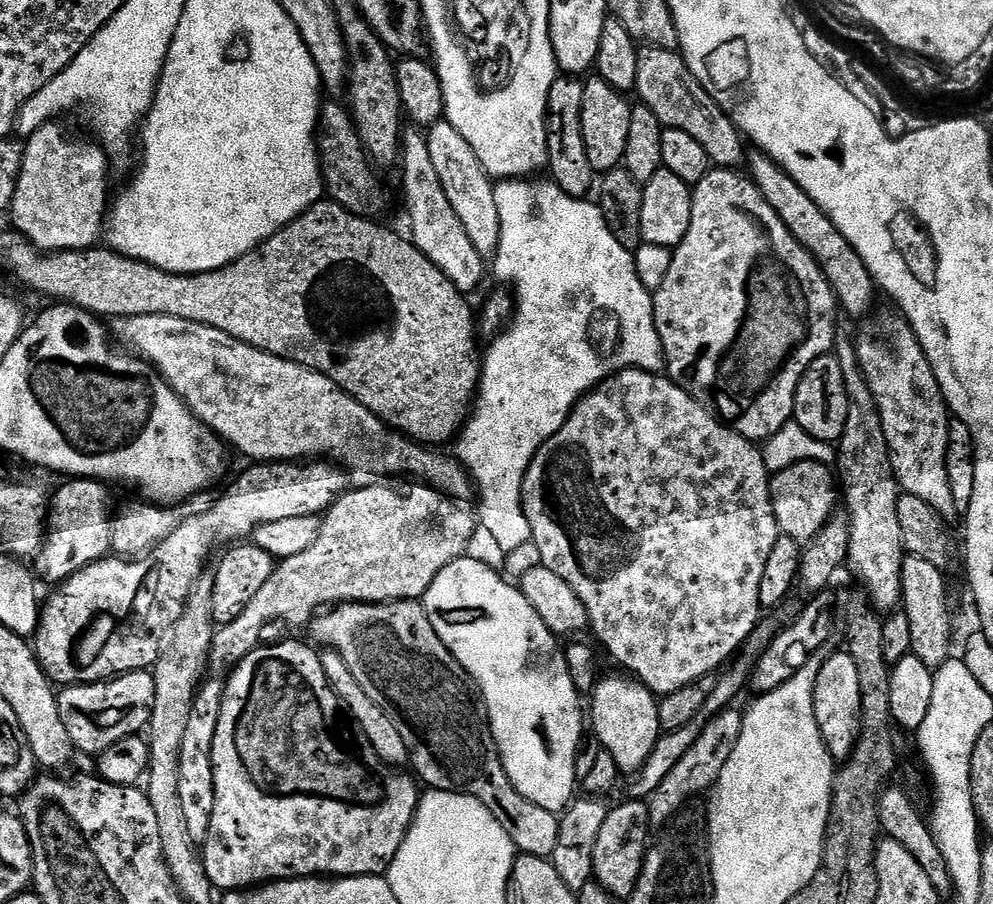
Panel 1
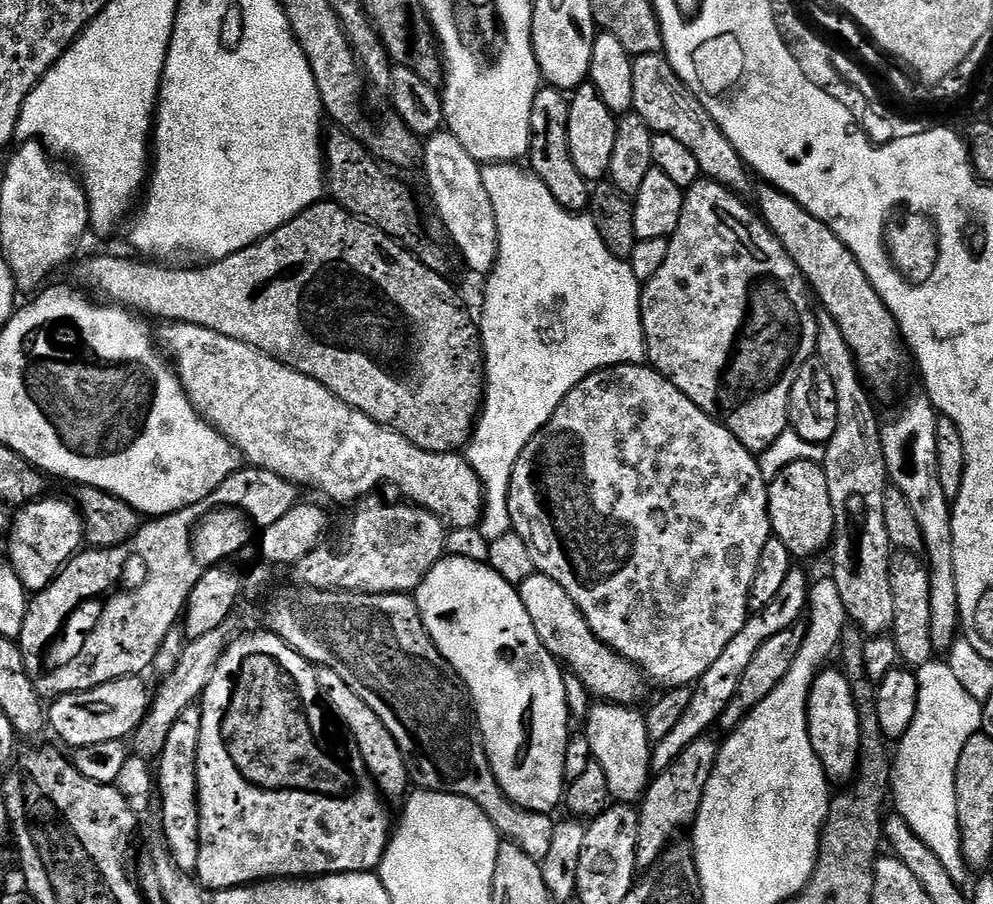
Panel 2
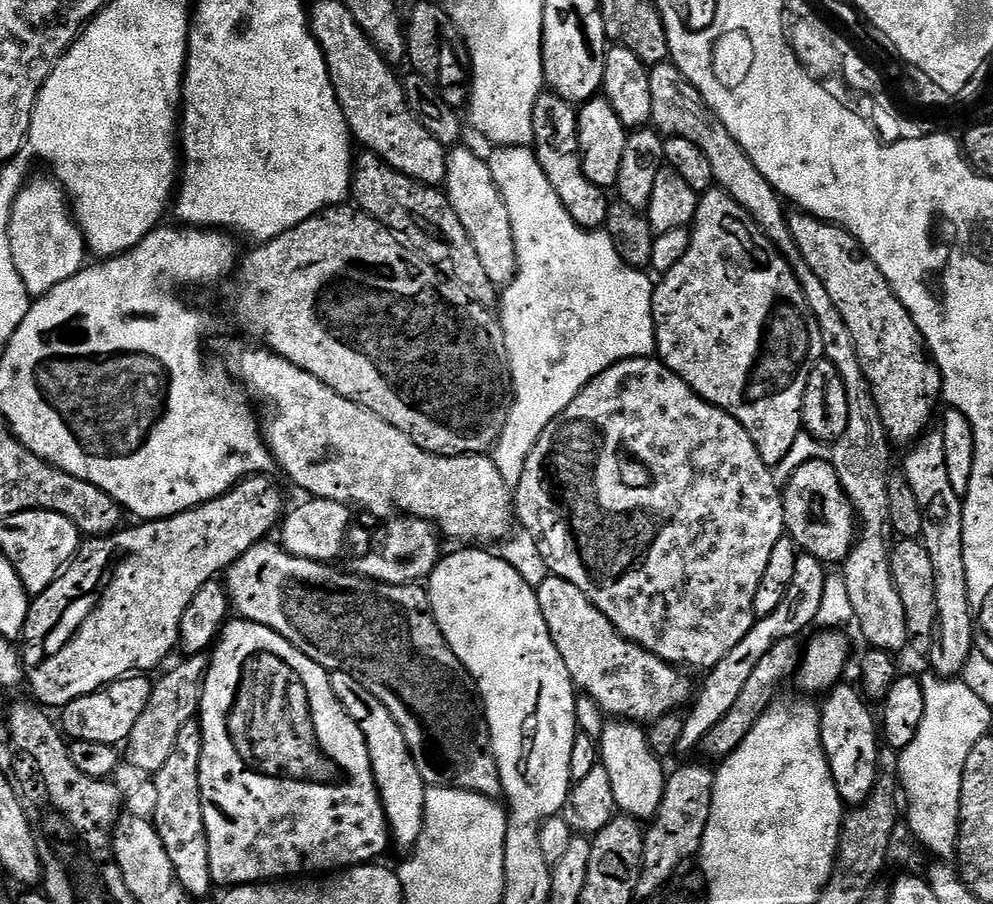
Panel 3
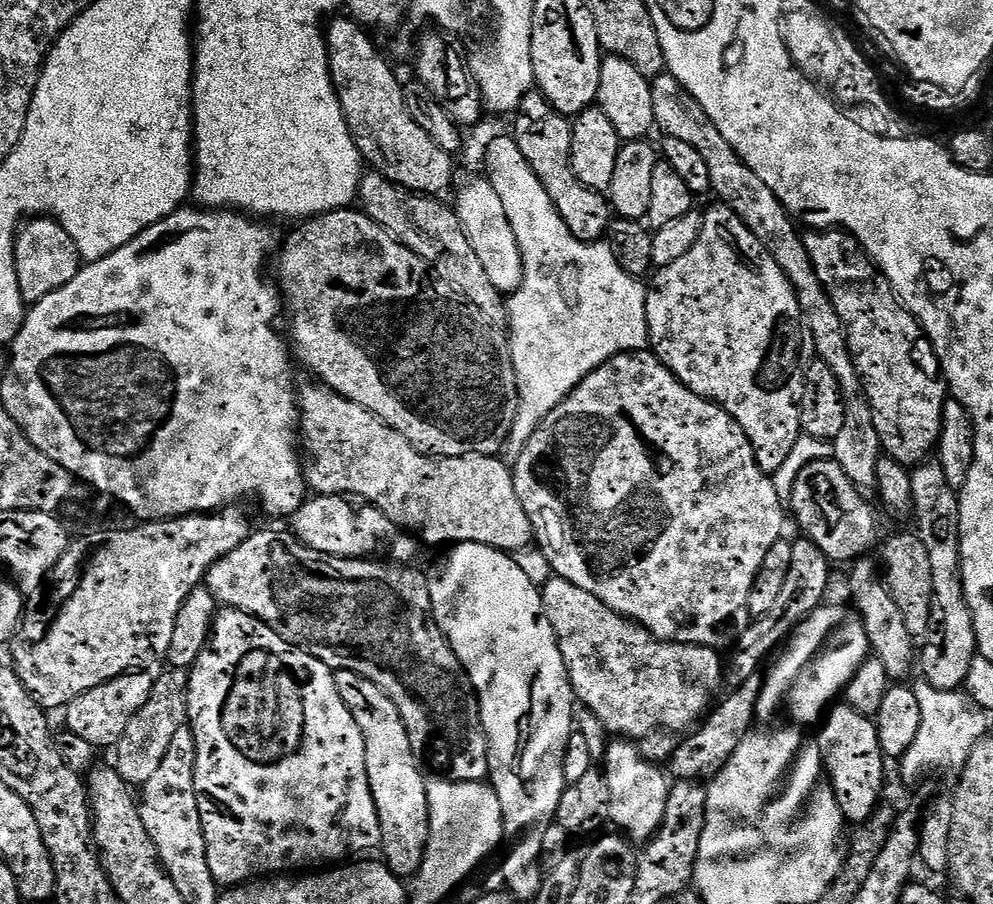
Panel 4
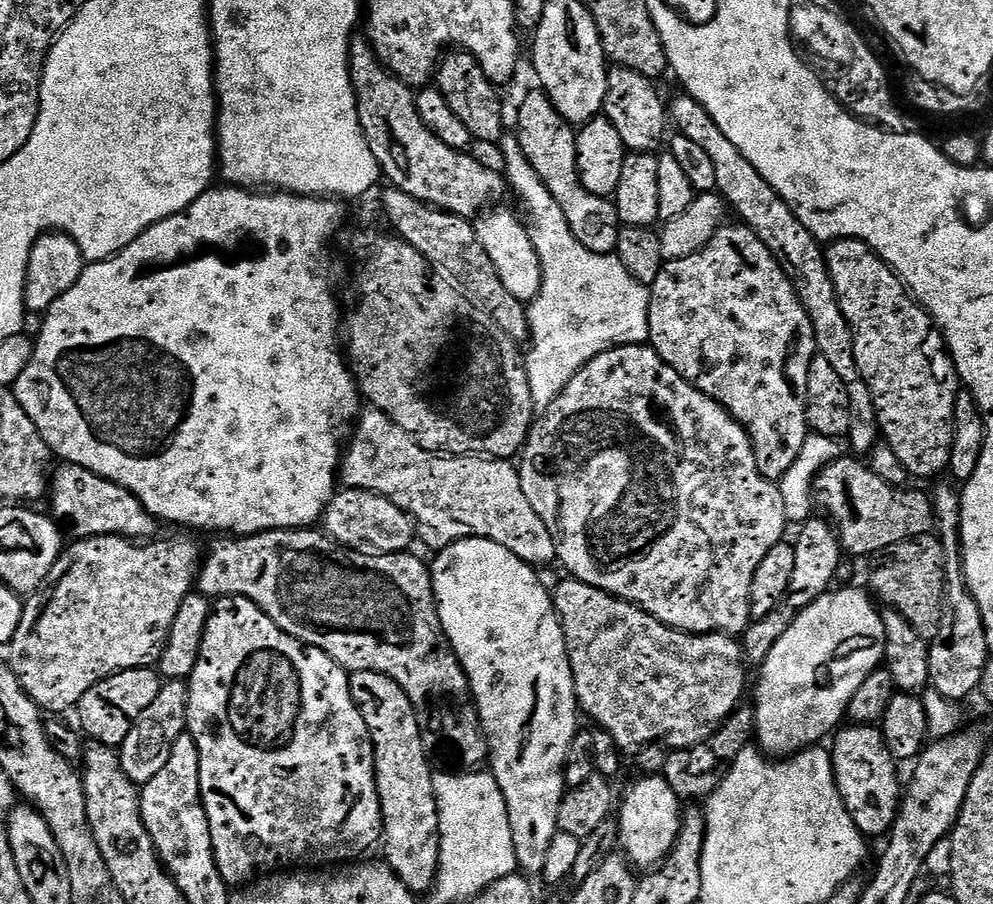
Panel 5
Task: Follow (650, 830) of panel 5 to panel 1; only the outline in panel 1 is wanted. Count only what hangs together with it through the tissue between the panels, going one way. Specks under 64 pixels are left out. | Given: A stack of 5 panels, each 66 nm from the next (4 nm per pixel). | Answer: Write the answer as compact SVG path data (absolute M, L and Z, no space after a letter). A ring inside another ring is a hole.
M612 676L604 681L601 679L591 691L590 728L591 731L592 728L594 730L592 732L599 741L599 747L613 756L619 771L624 774L635 774L650 758L650 750L654 750L654 746L661 738L658 718L660 706L651 690L635 679L620 676Z

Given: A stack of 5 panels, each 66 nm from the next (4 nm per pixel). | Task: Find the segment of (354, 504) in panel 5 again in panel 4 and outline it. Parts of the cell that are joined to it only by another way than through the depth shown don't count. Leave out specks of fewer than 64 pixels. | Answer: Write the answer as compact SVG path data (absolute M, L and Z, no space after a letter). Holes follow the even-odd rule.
M313 495L311 498L305 499L304 504L291 517L290 528L296 539L301 540L306 546L310 546L314 550L322 550L322 554L330 554L338 558L346 558L347 560L359 560L368 558L373 555L372 552L379 546L383 540L391 541L397 535L398 526L391 520L384 511L375 506L360 506L355 512L352 509L353 501L347 496L321 496Z

